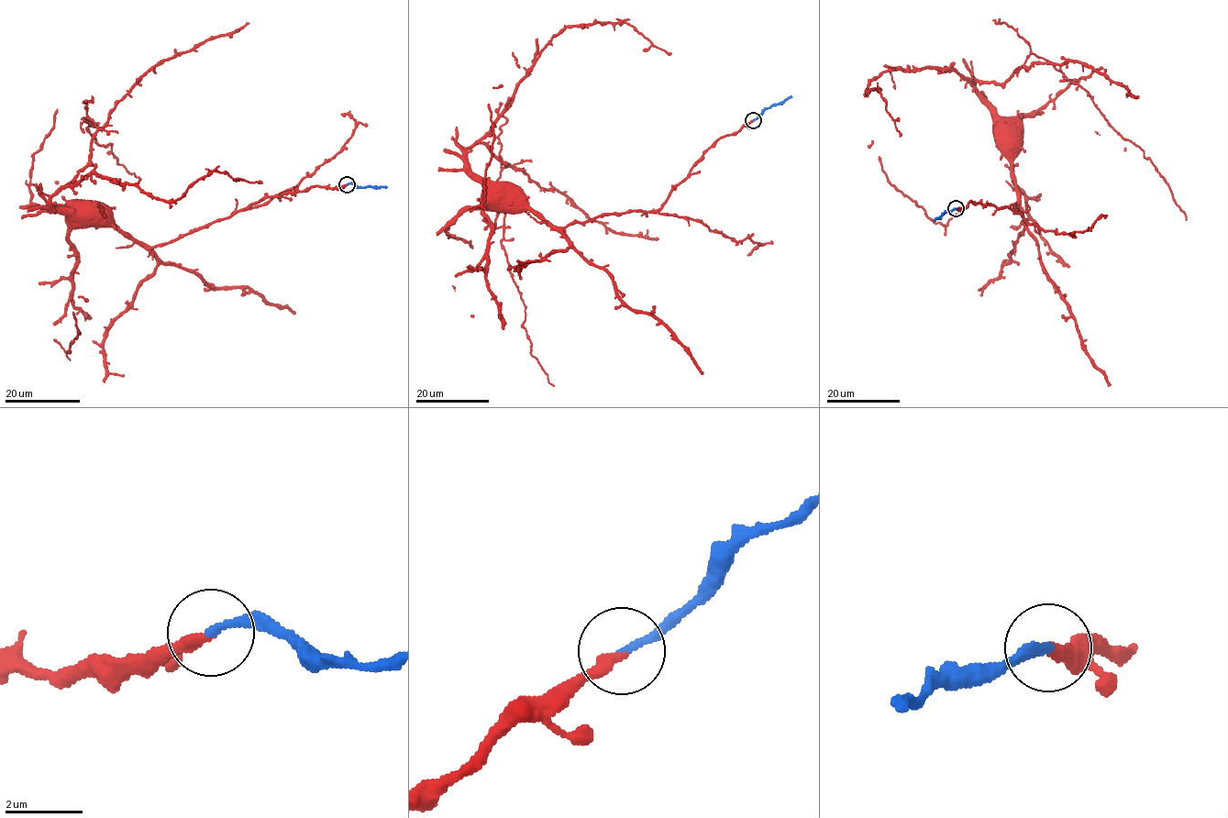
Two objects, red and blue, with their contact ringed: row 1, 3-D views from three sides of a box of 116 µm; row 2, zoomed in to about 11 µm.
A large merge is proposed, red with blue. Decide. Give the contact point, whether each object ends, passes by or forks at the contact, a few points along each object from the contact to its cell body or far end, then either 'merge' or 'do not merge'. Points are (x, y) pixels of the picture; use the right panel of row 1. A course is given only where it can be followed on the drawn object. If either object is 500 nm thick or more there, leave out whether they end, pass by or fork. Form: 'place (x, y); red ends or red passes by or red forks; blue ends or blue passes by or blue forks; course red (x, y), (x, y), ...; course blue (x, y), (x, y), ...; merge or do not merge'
place (956, 208); red ends; blue ends; course red (956, 208), (964, 209), (970, 200), (999, 208), (1006, 206), (1022, 215), (1014, 205), (1018, 199), (1009, 143); course blue (956, 208), (934, 219); merge

